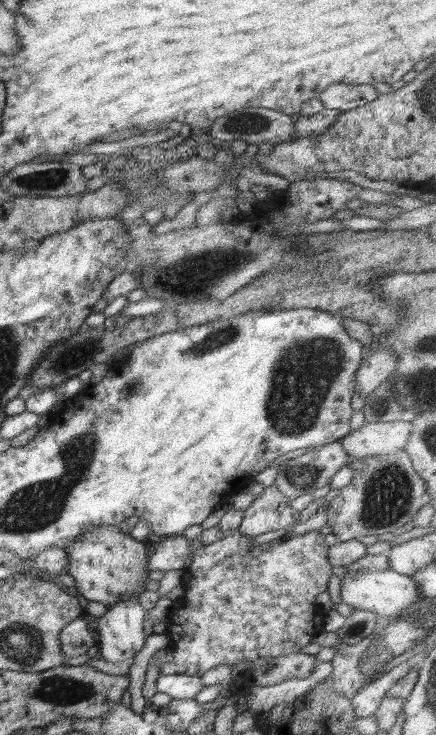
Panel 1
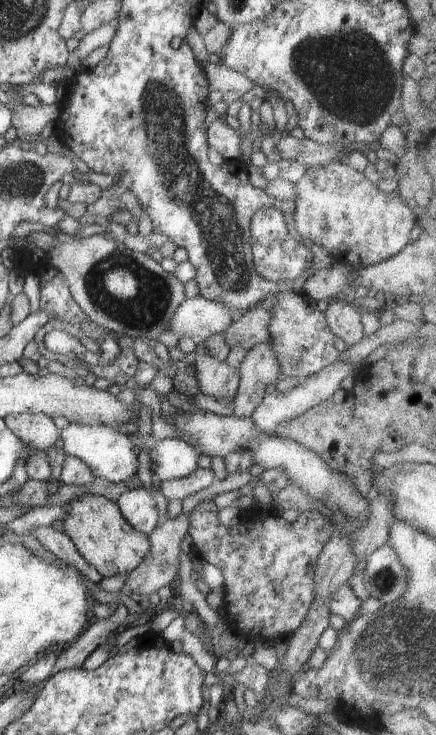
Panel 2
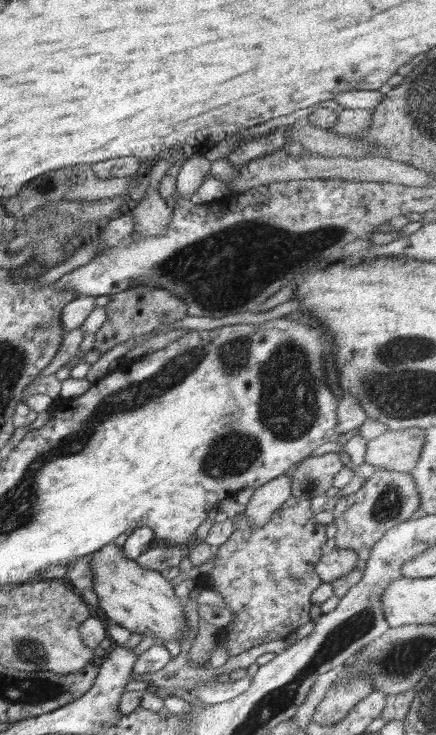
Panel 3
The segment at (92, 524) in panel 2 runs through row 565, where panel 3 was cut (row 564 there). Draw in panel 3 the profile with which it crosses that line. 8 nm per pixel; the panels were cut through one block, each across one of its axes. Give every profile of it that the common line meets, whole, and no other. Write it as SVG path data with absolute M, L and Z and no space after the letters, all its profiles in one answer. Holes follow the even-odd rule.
M115 543L108 544L94 552L89 561L92 572L92 590L98 597L99 608L106 614L108 619L120 626L127 628L131 633L139 632L145 642L150 638L157 640L156 644L165 644L165 641L175 640L182 644L182 635L186 630L186 620L181 606L181 600L175 594L174 587L161 572L150 571L142 568L136 560L126 558L123 546Z

